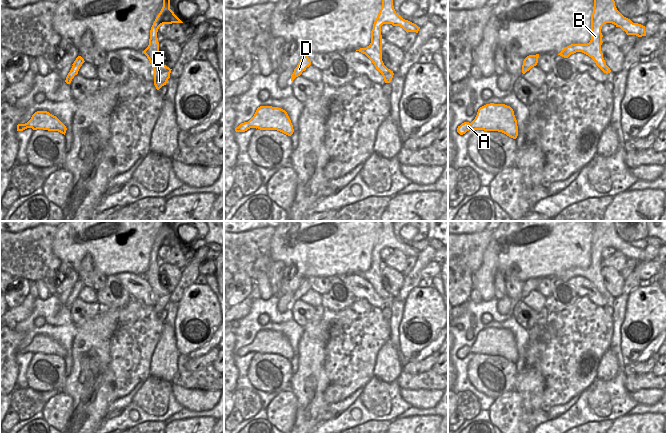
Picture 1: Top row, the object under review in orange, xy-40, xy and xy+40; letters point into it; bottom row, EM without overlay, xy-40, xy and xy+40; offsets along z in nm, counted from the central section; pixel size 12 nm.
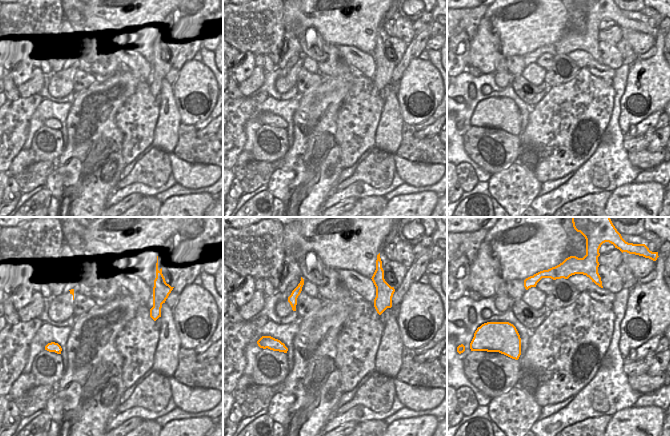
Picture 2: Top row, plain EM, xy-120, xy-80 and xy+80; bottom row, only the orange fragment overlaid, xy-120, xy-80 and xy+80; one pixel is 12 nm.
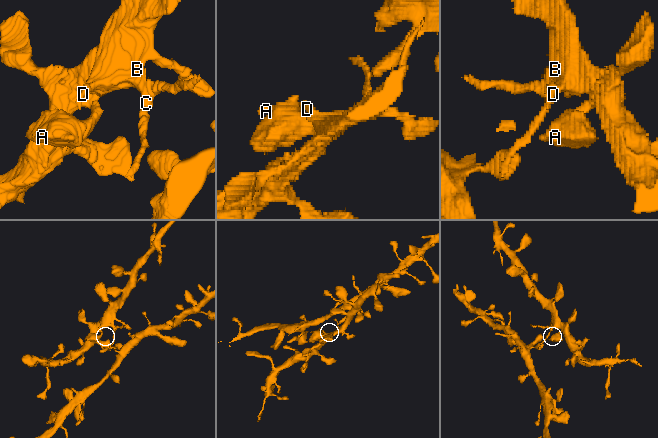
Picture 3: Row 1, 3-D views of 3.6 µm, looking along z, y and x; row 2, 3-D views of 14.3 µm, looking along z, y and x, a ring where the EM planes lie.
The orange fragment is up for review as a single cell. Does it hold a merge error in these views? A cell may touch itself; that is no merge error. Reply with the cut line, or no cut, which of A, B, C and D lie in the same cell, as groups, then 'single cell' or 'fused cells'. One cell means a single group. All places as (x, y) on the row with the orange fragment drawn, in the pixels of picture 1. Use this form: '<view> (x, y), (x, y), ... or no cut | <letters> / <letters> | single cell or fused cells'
xy (381, 38), (378, 49), (373, 54), (367, 56) | A B D / C | fused cells

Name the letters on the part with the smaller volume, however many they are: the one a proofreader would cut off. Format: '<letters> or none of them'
C

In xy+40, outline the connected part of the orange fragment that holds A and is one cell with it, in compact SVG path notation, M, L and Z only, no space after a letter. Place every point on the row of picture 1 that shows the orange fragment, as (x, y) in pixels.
M490 103L480 107L475 119L471 123L462 123L458 126L457 132L463 135L470 129L498 131L513 139L518 136L518 126L514 111L505 104Z

